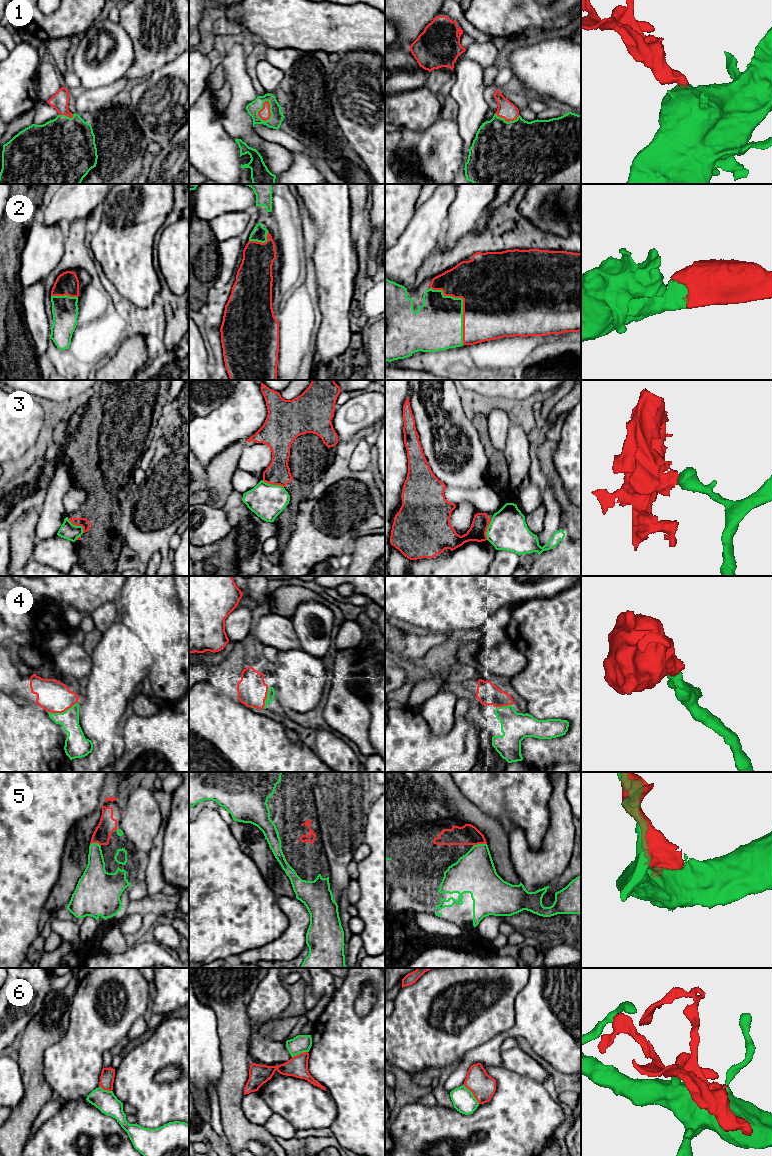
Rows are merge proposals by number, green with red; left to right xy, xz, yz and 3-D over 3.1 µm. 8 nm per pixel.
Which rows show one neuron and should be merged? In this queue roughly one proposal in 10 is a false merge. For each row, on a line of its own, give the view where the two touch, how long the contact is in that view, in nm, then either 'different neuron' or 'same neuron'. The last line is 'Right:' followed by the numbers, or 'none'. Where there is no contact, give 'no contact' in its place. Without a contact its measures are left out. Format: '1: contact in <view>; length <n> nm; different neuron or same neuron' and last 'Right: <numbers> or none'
1: contact in xz; length 180 nm; same neuron
2: contact in yz; length 550 nm; same neuron
3: contact in xy; length 180 nm; different neuron
4: contact in xy; length 240 nm; same neuron
5: contact in yz; length 110 nm; same neuron
6: contact in yz; length 200 nm; different neuron
Right: 1, 2, 4, 5

